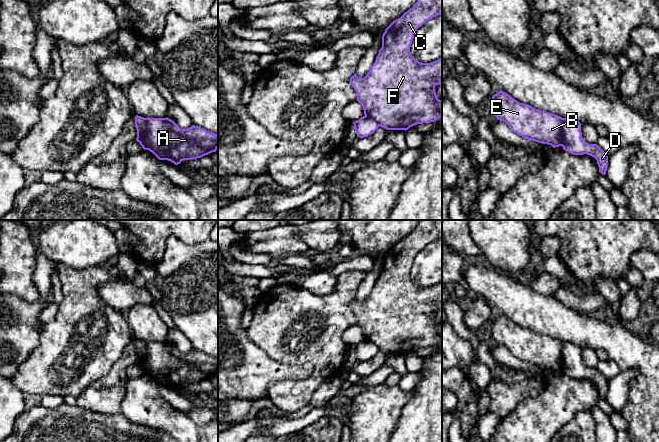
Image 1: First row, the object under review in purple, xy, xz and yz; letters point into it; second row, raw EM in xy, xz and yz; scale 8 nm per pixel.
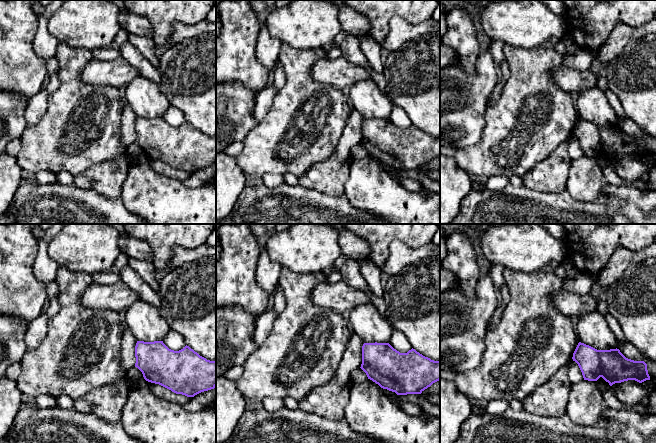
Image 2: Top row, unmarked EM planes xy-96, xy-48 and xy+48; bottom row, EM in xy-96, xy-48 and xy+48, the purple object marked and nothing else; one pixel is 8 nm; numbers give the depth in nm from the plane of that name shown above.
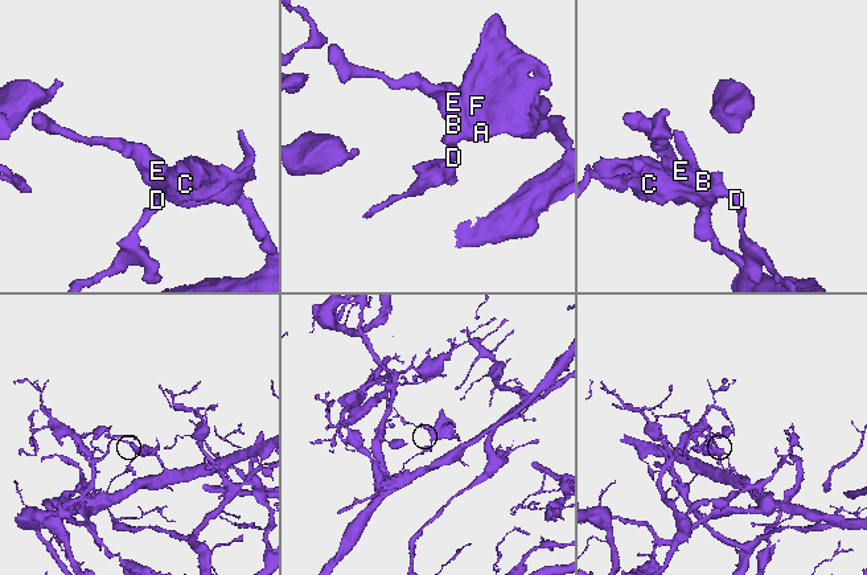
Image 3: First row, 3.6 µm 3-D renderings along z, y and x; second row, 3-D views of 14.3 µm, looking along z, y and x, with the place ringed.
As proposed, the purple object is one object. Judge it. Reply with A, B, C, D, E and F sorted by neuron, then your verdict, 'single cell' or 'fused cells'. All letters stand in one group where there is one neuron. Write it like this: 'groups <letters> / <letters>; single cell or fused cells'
groups A B C E F / D; fused cells

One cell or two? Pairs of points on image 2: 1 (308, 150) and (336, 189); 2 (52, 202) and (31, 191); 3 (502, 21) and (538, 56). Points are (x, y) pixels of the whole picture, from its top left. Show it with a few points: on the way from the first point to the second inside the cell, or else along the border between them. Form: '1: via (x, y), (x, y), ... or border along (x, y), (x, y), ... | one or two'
1: border along (336, 148), (329, 157), (314, 163), (299, 177) | two
2: via (47, 202), (42, 202), (36, 196) | one
3: border along (547, 43), (529, 48), (507, 45) | two

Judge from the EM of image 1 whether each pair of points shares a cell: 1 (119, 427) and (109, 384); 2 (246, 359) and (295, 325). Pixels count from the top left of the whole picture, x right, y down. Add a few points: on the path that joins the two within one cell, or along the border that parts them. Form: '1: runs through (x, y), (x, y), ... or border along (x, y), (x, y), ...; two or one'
1: border along (93, 410), (99, 413), (120, 413); two
2: border along (245, 331), (248, 338), (269, 357), (280, 362); two

